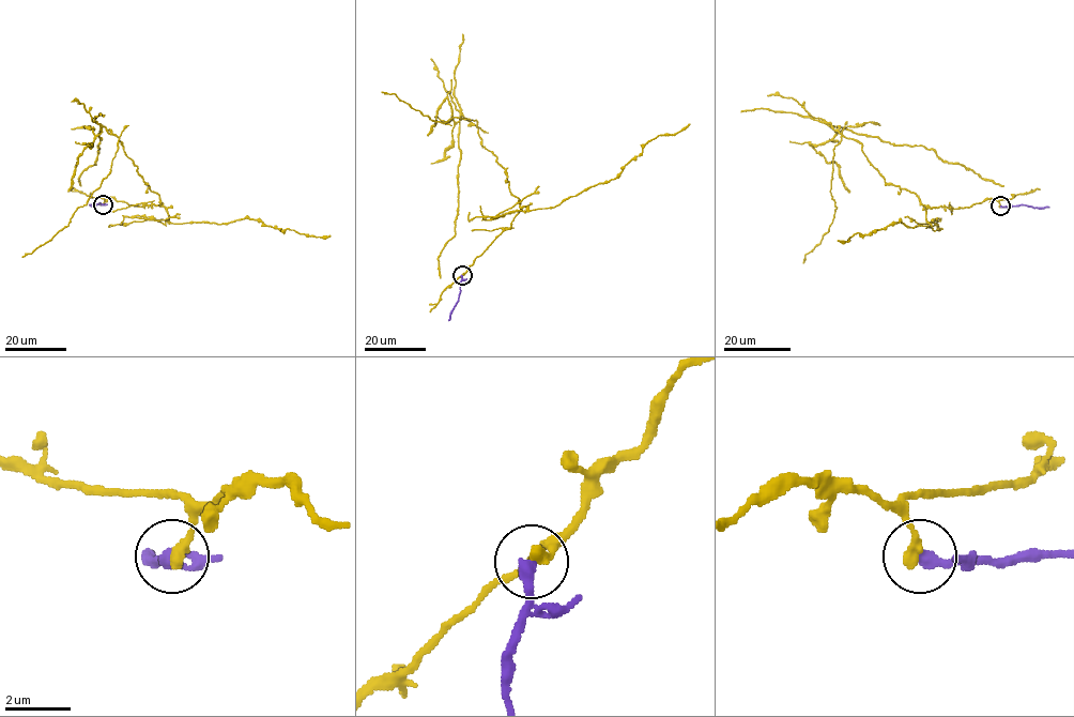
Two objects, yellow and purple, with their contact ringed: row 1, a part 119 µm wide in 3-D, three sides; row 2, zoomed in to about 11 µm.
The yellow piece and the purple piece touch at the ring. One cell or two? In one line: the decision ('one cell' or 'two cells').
two cells

